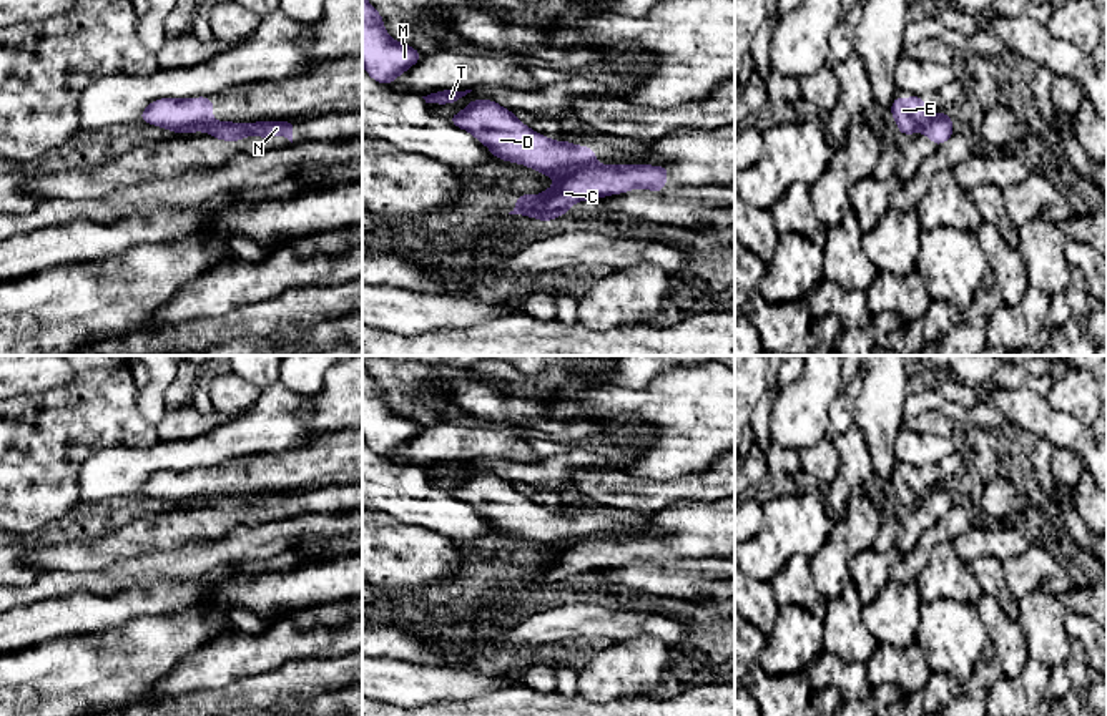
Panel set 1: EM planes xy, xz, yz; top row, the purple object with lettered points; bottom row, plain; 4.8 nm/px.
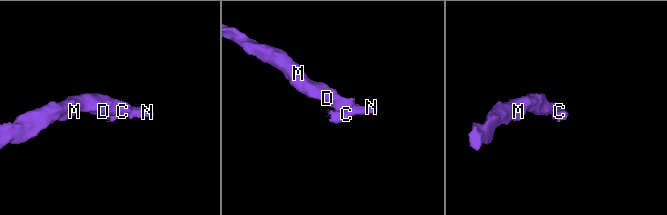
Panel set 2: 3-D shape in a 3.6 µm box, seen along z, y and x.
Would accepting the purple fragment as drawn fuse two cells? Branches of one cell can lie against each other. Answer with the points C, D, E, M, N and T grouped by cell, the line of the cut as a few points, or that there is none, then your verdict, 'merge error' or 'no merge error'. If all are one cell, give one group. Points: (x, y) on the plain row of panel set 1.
C N / D E M T; cut in xz along (594, 534), (557, 550); merge error

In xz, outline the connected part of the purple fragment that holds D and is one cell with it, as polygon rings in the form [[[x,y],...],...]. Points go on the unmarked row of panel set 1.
[[[474,472],[449,493],[484,515],[494,530],[519,535],[550,550],[562,550],[595,535],[593,518],[554,513],[515,490],[514,483],[492,472]]]

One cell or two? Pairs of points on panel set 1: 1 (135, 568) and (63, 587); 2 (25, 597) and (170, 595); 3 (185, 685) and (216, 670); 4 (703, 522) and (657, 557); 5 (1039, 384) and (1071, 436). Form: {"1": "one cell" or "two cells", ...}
{"1": "one cell", "2": "two cells", "3": "one cell", "4": "one cell", "5": "two cells"}

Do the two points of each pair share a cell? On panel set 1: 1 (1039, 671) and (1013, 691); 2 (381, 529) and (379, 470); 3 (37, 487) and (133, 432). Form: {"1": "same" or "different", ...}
{"1": "same", "2": "different", "3": "same"}

